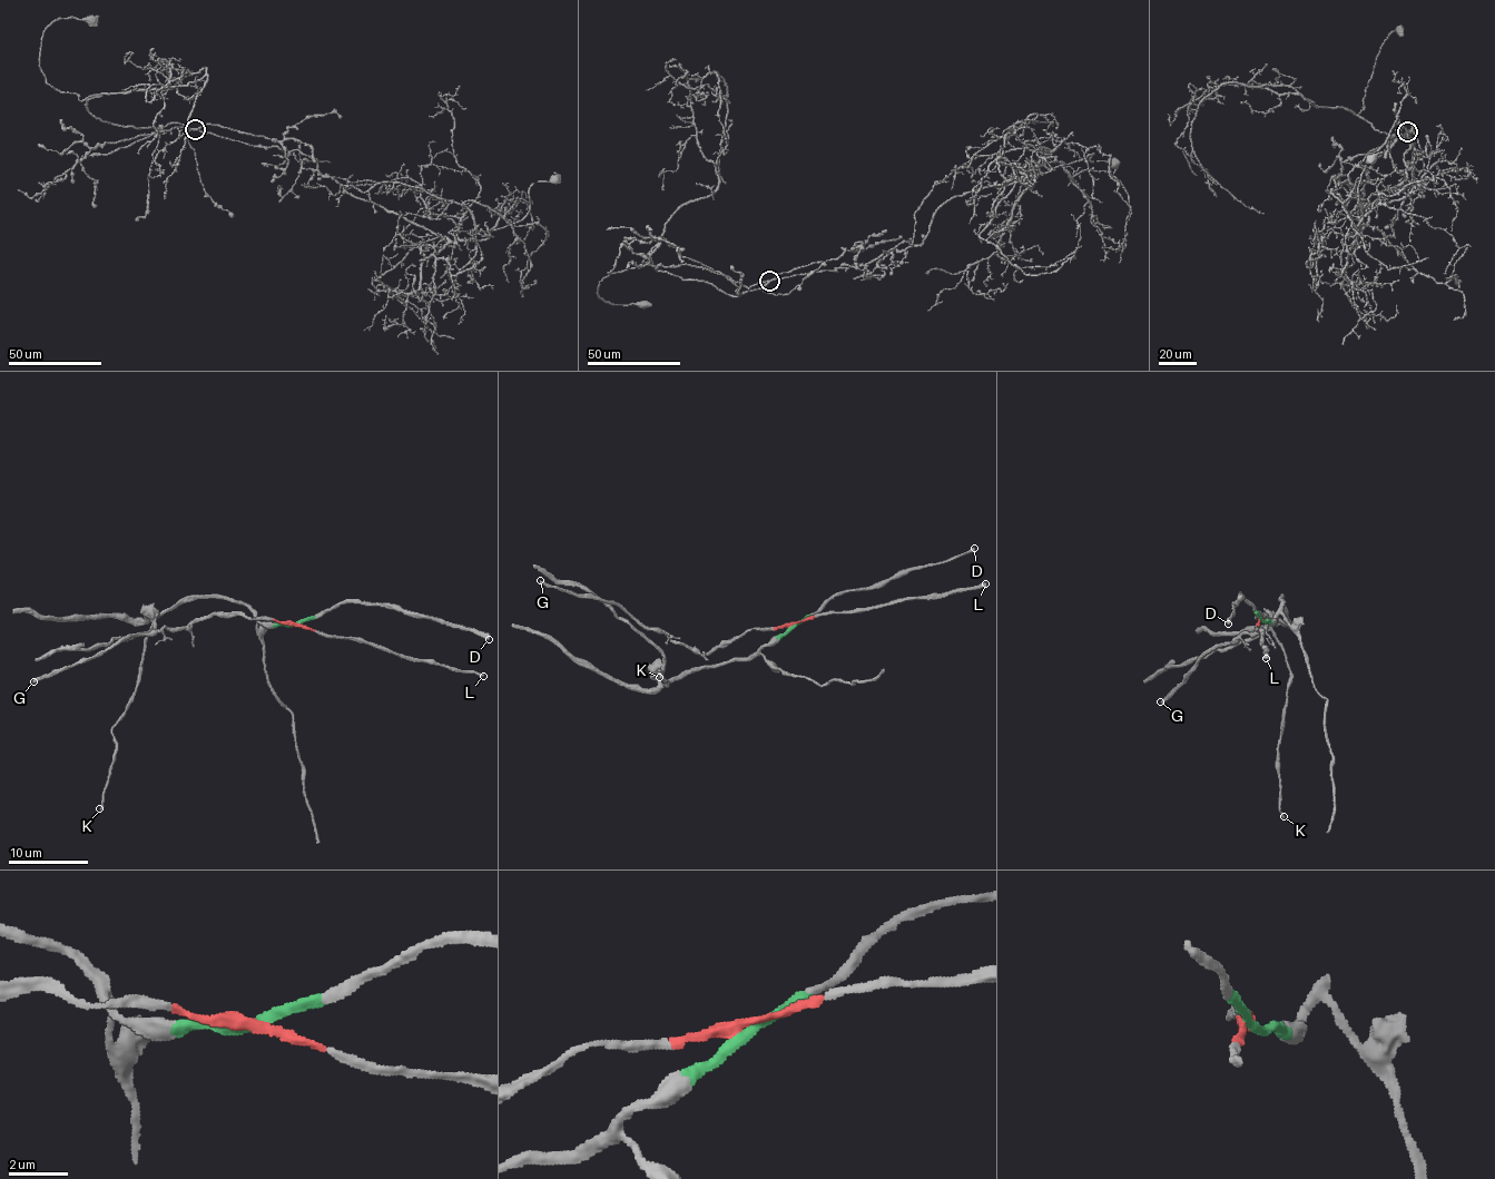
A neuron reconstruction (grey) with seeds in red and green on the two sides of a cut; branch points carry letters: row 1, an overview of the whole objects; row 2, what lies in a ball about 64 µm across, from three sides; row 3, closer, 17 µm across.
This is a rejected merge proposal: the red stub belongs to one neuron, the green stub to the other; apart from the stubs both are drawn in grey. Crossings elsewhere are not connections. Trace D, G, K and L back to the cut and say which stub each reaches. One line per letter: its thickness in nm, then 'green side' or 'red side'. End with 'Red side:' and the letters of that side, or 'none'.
D: 360 nm | green side
G: 240 nm | red side
K: 200 nm | green side
L: 300 nm | red side
Red side: G, L

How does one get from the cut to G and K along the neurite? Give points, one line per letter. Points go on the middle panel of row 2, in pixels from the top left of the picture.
G: (795, 624), (747, 629), (697, 654), (662, 632), (640, 626), (618, 605), (547, 587), (541, 581)
K: (795, 624), (747, 658), (682, 671), (664, 684), (664, 667), (668, 683), (651, 675), (661, 671), (660, 677)

